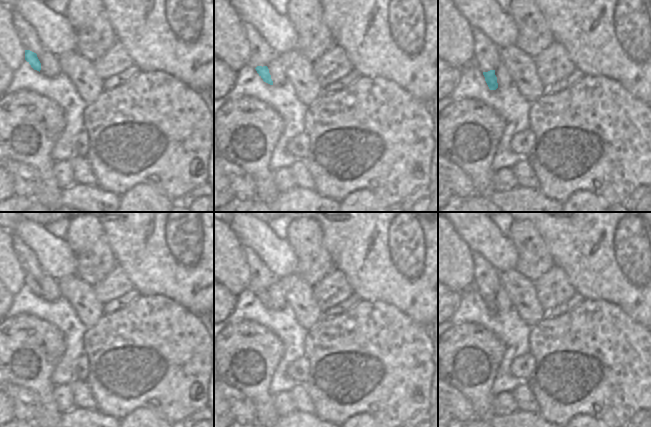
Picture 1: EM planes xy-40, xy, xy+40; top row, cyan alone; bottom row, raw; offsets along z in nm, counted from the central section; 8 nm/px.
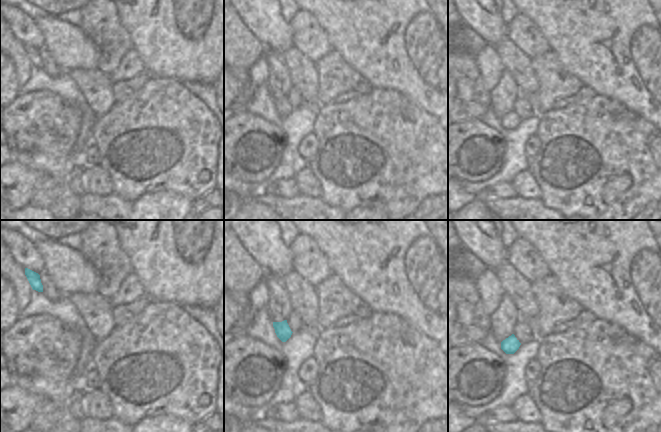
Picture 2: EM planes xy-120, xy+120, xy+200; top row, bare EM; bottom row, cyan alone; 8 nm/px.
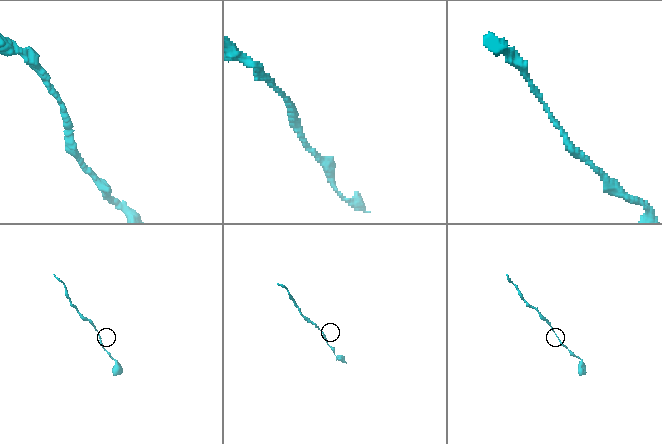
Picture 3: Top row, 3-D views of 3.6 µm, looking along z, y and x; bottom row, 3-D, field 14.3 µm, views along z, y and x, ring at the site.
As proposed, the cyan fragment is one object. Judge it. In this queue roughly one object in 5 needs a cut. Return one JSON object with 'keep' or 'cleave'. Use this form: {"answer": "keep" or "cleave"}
{"answer": "keep"}

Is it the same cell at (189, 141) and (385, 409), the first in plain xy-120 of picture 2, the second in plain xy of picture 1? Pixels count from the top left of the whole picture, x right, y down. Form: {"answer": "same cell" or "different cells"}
{"answer": "same cell"}

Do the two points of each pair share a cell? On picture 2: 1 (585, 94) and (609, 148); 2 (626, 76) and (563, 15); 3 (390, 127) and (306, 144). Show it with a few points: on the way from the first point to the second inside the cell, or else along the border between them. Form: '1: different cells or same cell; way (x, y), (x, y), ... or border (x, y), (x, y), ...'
1: different cells; border (597, 94), (587, 101), (574, 103), (566, 107)
2: same cell; way (613, 68), (613, 65), (581, 33)
3: different cells; border (313, 133), (318, 141), (318, 150), (307, 162)

